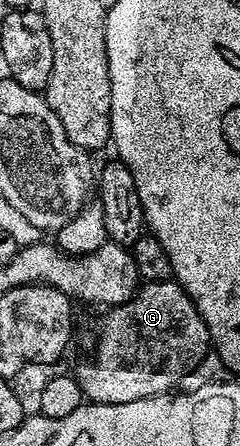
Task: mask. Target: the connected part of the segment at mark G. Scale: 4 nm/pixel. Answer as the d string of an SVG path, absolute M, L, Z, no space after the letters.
M175 280L168 282L145 282L138 289L130 302L124 302L121 306L112 307L108 311L109 314L101 322L101 331L97 334L97 347L93 350L93 358L89 358L86 362L81 362L75 369L75 377L79 388L85 393L86 399L90 403L102 406L103 404L127 404L135 400L143 400L144 398L159 398L168 395L170 392L176 391L180 387L181 381L189 372L191 372L203 360L205 354L211 350L209 333L207 332L207 324L203 320L203 316L197 311L197 305L191 300L191 296L187 296L187 292Z

